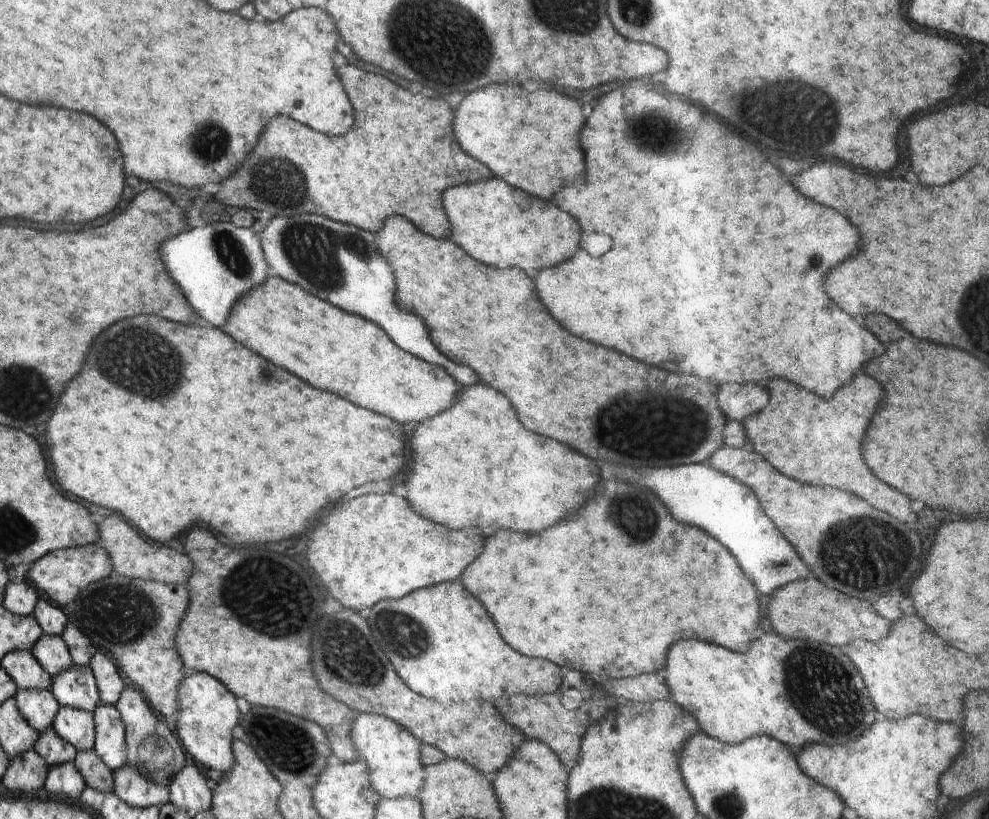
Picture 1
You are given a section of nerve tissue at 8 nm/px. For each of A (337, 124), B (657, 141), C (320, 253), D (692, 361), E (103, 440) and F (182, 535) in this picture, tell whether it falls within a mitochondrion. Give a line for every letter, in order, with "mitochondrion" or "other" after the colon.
A: other
B: mitochondrion
C: mitochondrion
D: other
E: other
F: other

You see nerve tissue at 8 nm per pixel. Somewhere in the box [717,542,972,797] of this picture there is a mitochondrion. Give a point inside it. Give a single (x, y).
(822, 687)

